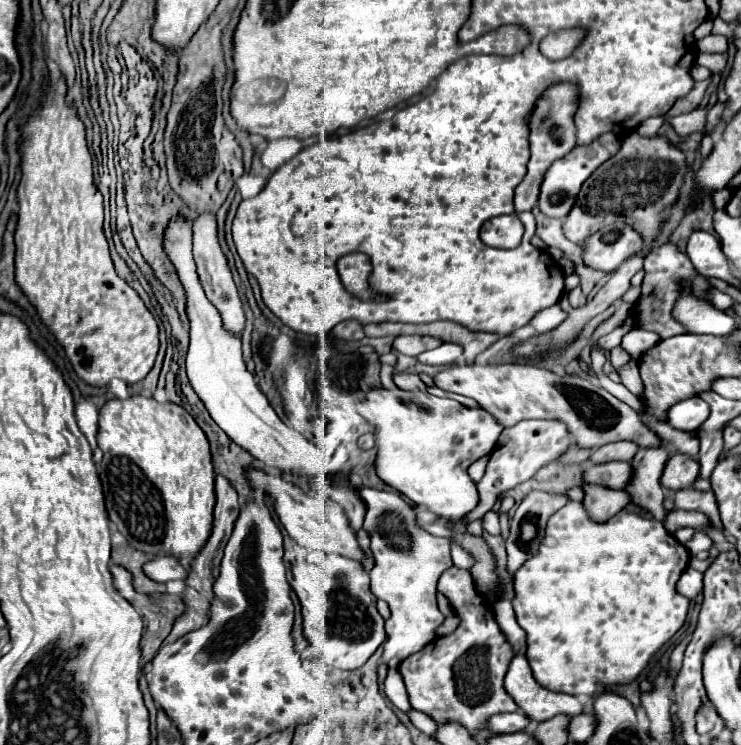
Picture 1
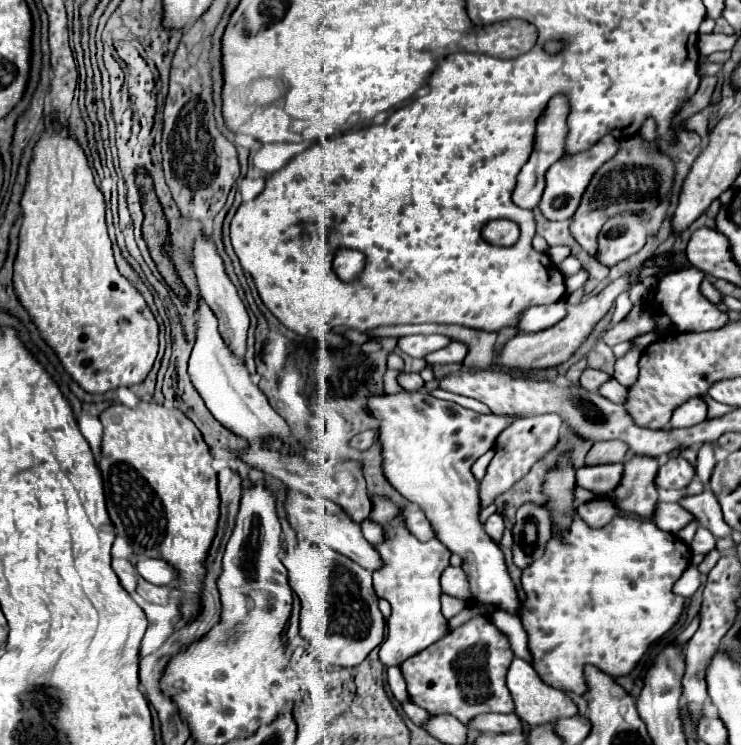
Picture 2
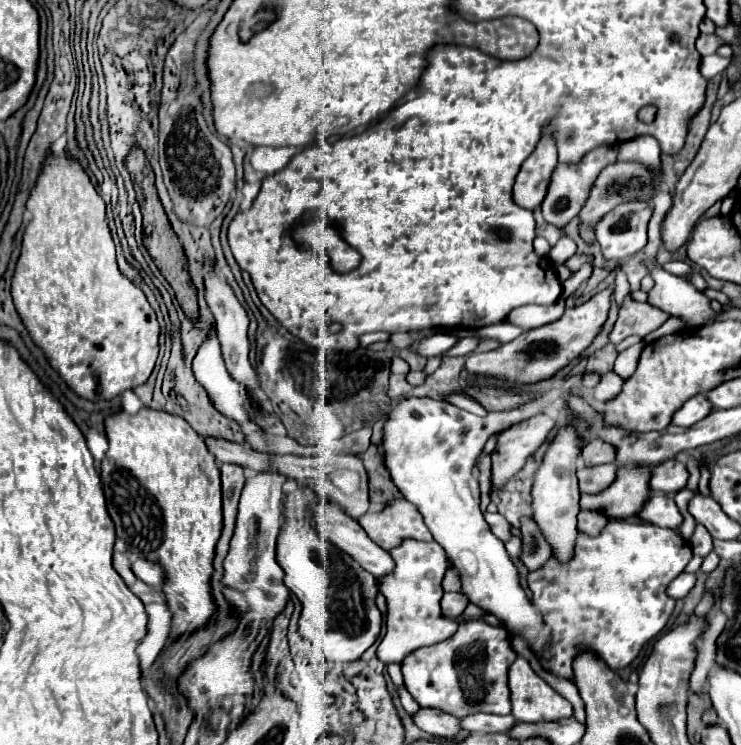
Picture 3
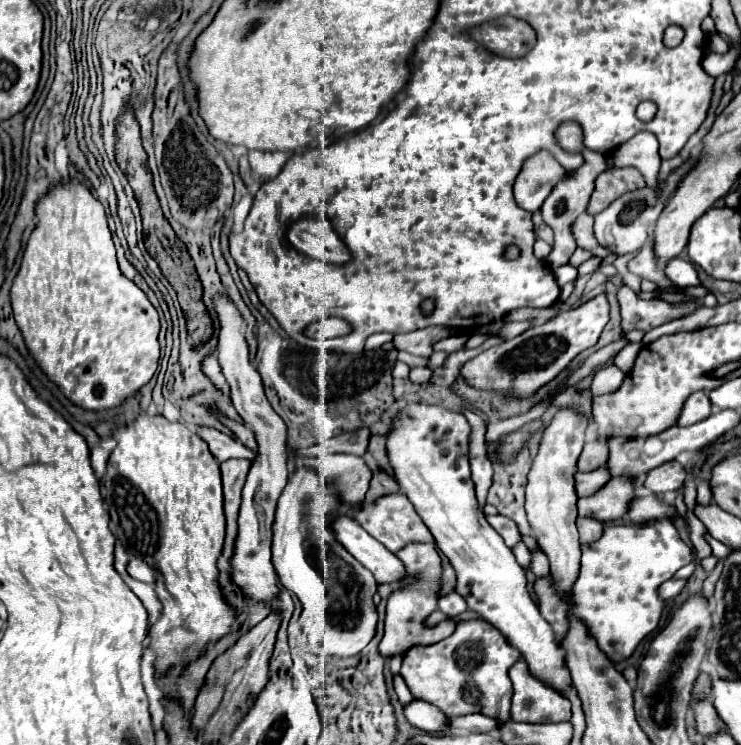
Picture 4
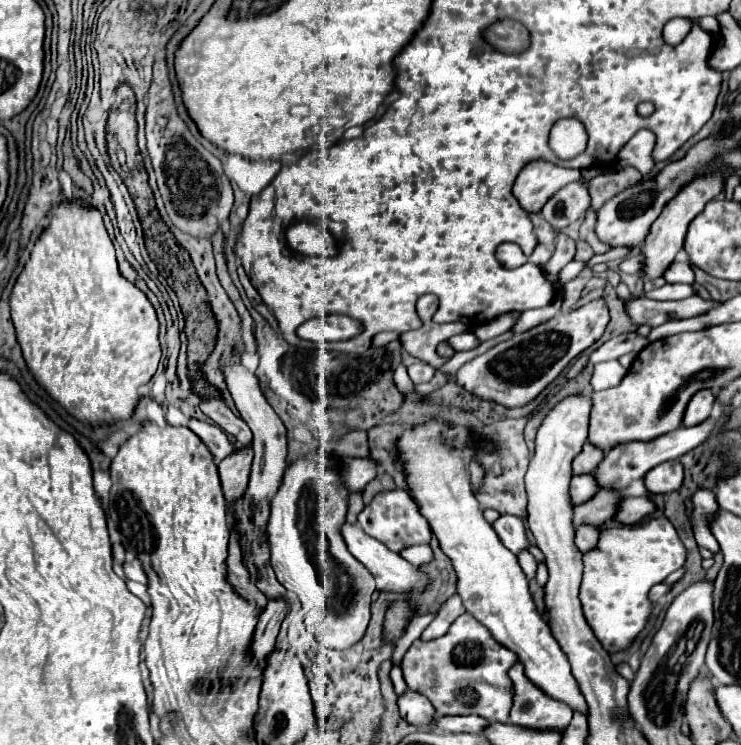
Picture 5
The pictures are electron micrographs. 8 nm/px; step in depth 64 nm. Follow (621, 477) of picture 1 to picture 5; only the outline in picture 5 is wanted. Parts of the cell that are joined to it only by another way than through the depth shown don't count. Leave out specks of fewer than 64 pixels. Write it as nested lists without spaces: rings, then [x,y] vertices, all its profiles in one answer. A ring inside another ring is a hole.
[[[582,474],[572,478],[572,498],[576,500],[576,504],[582,504],[582,500],[590,500],[598,488],[600,484],[594,474]]]

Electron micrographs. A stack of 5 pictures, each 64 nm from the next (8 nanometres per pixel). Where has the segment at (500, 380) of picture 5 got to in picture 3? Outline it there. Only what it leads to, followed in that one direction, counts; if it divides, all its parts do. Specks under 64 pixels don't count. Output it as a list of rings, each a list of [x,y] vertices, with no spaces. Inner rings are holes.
[[[612,286],[604,288],[602,292],[592,296],[588,302],[566,308],[564,316],[552,324],[546,324],[534,330],[526,330],[524,334],[520,334],[512,342],[502,344],[496,350],[470,354],[466,358],[466,370],[472,374],[488,374],[488,376],[496,376],[496,378],[504,378],[504,380],[520,382],[520,384],[534,384],[538,380],[554,376],[570,360],[580,356],[580,352],[586,350],[590,342],[596,338],[596,334],[600,332],[602,324],[608,318],[612,292],[614,292]]]

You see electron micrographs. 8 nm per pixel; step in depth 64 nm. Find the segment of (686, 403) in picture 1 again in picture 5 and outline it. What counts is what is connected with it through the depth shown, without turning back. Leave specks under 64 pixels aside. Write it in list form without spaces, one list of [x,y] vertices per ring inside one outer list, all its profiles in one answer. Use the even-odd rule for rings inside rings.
[[[700,390],[692,396],[692,400],[686,406],[684,412],[684,426],[692,426],[692,424],[700,424],[710,416],[710,410],[714,406],[714,392],[712,390]]]

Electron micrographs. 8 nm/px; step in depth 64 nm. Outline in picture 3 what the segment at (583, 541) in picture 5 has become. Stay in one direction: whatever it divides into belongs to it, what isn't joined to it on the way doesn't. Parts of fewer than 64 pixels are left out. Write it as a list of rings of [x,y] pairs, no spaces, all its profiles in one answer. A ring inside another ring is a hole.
[[[580,510],[578,514],[578,528],[590,536],[600,534],[600,530],[608,524],[608,516],[598,510]]]

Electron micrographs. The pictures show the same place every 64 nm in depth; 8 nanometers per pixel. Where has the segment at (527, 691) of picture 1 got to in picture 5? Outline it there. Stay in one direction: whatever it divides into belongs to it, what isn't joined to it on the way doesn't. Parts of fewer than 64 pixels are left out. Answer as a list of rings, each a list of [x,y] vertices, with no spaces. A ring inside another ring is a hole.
[[[516,662],[510,668],[514,684],[514,706],[510,710],[512,724],[526,724],[528,728],[566,728],[572,720],[572,708],[560,700],[544,694],[536,684],[524,676],[524,666]]]

